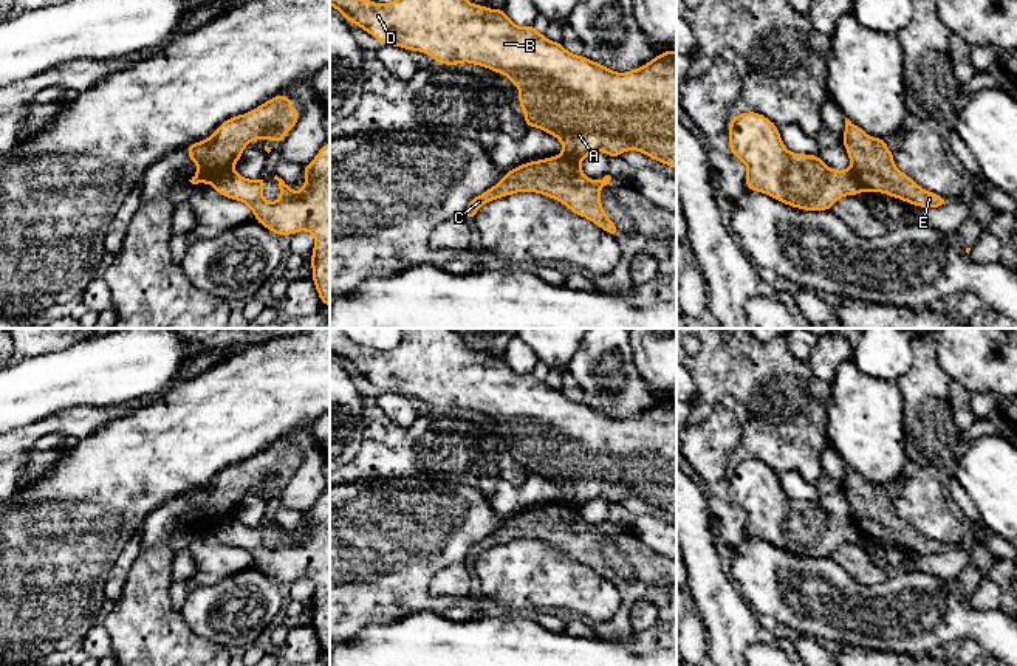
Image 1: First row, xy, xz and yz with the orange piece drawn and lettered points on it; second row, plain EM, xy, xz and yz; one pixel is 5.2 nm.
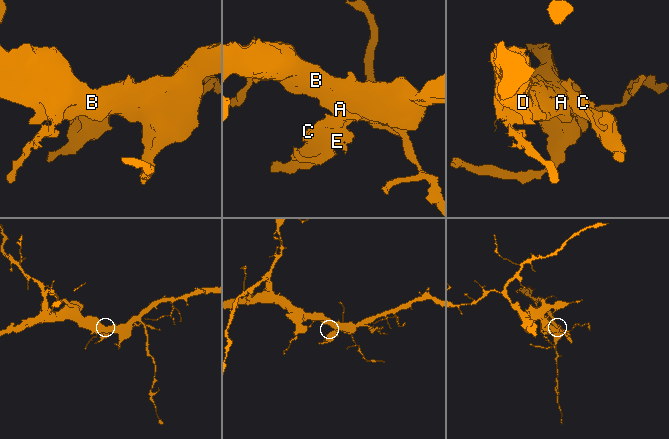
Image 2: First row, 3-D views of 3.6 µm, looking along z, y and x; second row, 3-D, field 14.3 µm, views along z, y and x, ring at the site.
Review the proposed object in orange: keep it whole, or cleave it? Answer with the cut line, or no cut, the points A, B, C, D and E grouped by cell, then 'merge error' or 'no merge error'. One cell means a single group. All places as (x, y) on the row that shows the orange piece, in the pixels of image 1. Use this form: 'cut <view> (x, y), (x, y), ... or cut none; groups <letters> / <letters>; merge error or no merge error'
cut xy (232, 166), (220, 172), (211, 183); groups A B D / C E; merge error

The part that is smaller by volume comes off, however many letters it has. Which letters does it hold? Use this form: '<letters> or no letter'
C, E

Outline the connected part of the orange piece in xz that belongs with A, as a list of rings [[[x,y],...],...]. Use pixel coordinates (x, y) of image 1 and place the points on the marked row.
[[[330,0],[330,5],[381,45],[419,51],[443,65],[469,62],[505,74],[520,91],[519,107],[526,112],[523,122],[557,138],[565,158],[580,163],[594,152],[605,152],[613,158],[632,149],[676,169],[673,50],[656,54],[636,70],[616,73],[585,56],[568,53],[534,25],[514,25],[505,9],[491,9],[467,0]]]

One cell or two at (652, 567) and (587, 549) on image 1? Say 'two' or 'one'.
one

